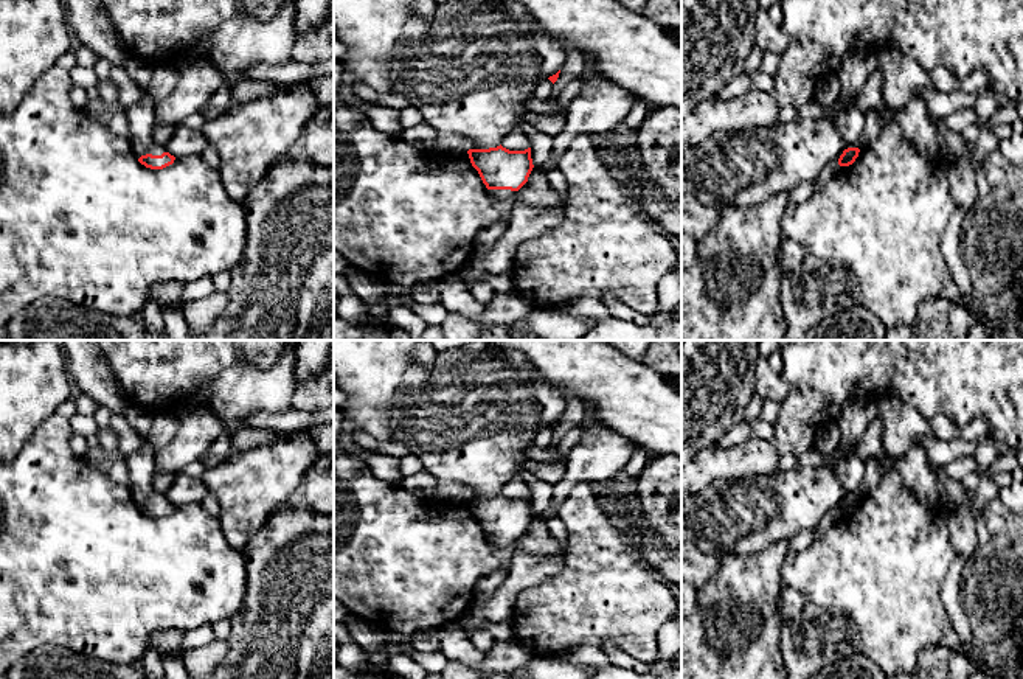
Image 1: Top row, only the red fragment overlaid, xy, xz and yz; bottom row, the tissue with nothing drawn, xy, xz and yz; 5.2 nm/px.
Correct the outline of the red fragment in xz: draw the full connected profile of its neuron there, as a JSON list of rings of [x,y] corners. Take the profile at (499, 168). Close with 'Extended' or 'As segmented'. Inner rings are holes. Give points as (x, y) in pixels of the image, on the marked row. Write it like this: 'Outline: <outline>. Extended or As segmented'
Outline: [[[500,145],[489,149],[469,149],[467,154],[486,185],[487,194],[495,200],[512,199],[528,182],[534,168],[531,148],[509,151]]]. Extended

